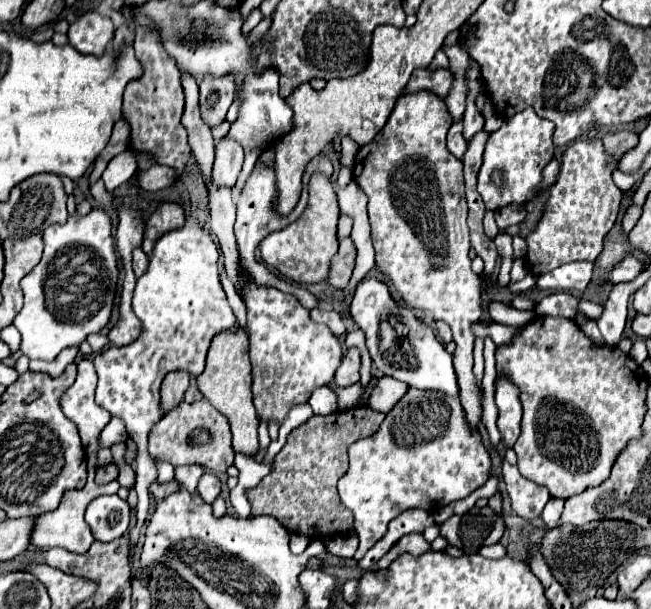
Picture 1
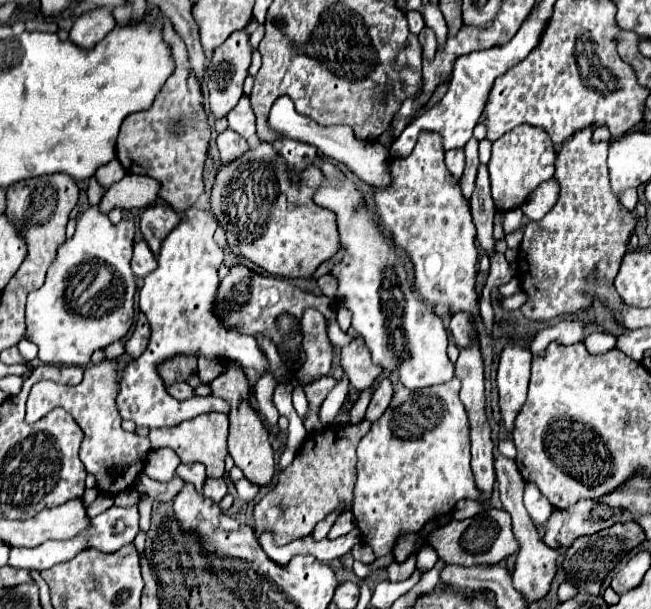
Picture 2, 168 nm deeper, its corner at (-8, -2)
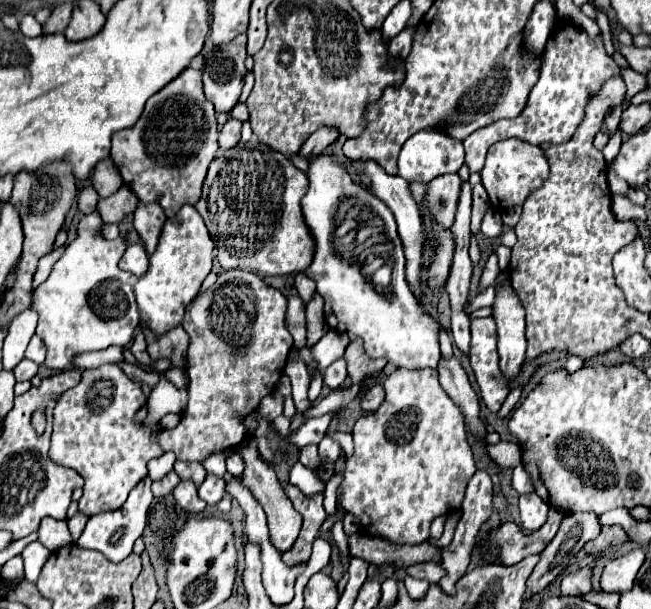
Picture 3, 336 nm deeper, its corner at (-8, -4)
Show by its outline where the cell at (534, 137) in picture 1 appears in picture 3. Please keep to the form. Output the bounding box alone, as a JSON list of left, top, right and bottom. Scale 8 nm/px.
[481,139,549,211]

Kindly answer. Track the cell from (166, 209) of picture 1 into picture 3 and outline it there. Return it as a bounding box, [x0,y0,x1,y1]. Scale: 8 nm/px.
[133,201,167,255]

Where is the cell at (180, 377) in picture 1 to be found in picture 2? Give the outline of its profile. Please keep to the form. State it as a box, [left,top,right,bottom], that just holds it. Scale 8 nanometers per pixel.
[159,355,197,385]

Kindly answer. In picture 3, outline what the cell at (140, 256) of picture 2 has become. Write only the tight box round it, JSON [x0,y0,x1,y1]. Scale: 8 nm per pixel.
[119,245,149,277]

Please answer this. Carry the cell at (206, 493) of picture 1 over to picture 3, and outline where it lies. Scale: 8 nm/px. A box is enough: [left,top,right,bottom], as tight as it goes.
[199,473,225,505]

